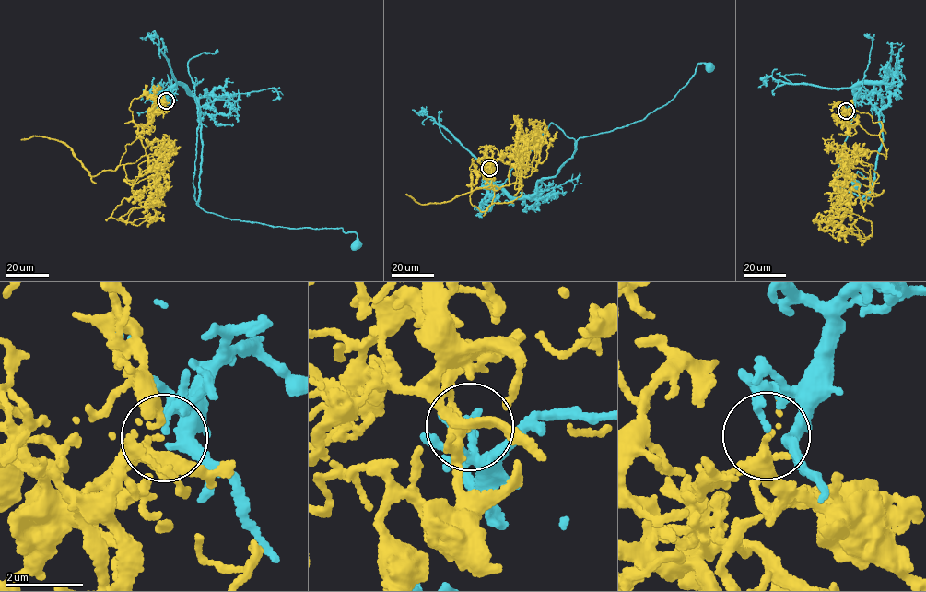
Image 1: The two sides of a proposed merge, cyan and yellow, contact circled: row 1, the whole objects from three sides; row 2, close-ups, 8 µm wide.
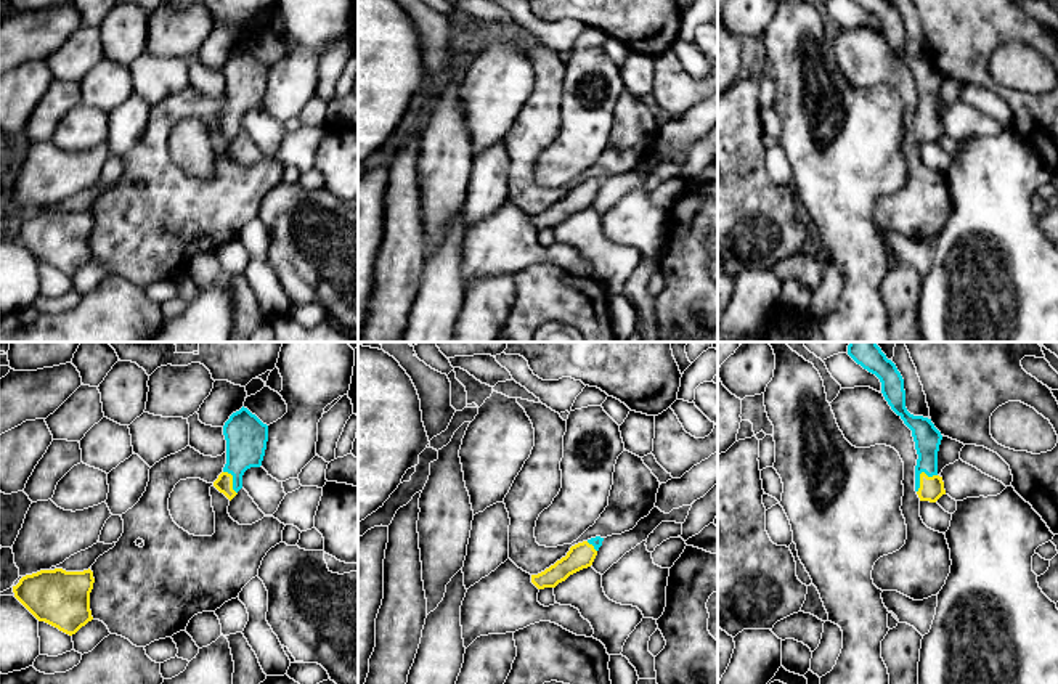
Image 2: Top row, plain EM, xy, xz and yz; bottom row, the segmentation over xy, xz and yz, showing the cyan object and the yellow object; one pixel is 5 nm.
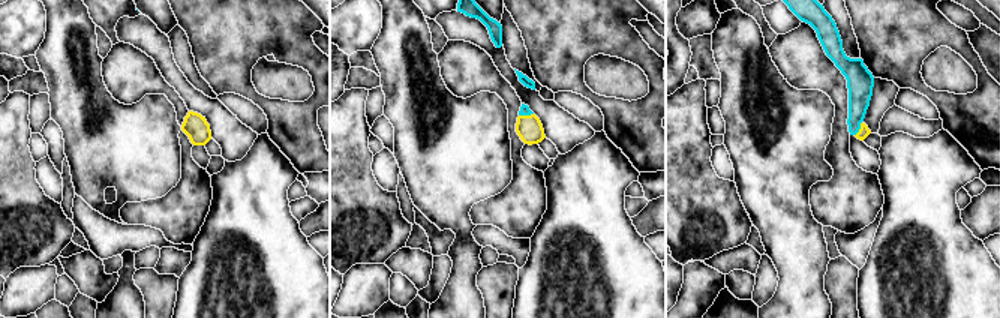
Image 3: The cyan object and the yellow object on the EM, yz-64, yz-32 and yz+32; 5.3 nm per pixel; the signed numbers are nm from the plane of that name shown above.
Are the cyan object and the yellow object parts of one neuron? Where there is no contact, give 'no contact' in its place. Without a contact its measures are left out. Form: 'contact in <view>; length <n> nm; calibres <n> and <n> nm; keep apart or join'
contact in yz; length 140 nm; calibres 140 and 120 nm; keep apart

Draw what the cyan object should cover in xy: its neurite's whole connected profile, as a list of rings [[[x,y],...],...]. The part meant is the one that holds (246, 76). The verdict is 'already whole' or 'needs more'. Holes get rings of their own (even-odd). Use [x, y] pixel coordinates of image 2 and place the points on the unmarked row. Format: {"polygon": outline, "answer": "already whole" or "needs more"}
{"polygon": [[[242,47],[225,63],[223,75],[226,80],[223,112],[233,116],[233,130],[238,133],[242,128],[244,112],[262,106],[268,82],[268,66]]], "answer": "already whole"}

